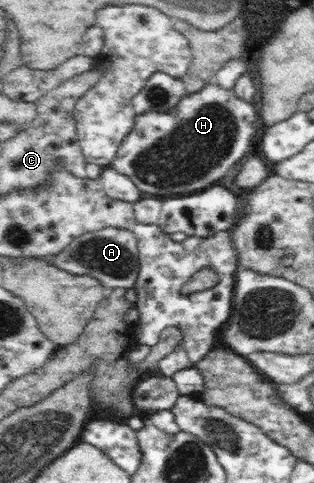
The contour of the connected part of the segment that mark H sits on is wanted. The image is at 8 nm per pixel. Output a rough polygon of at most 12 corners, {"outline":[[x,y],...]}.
{"outline":[[214,80],[137,115],[108,166],[144,194],[208,188],[258,112]]}

